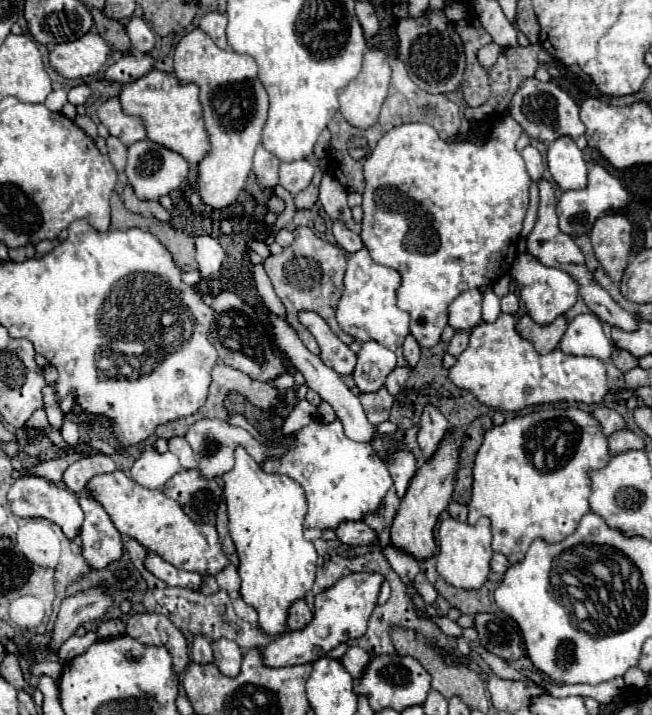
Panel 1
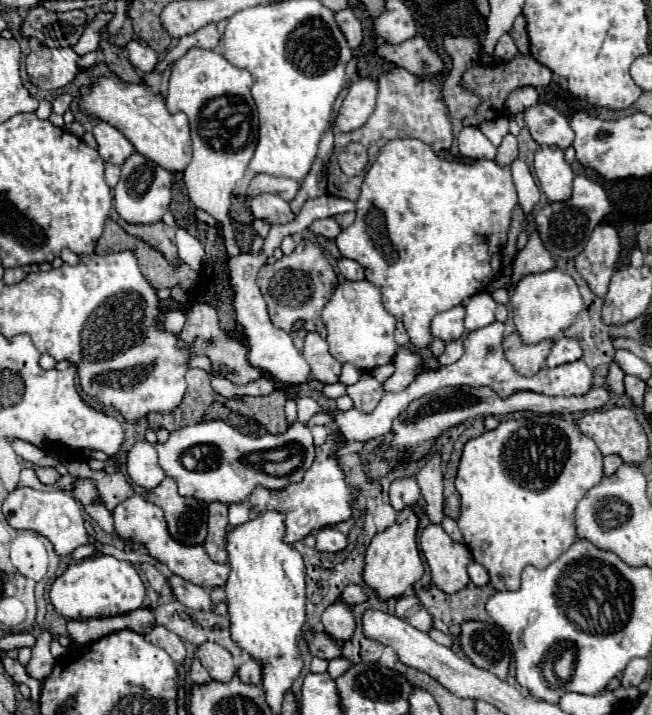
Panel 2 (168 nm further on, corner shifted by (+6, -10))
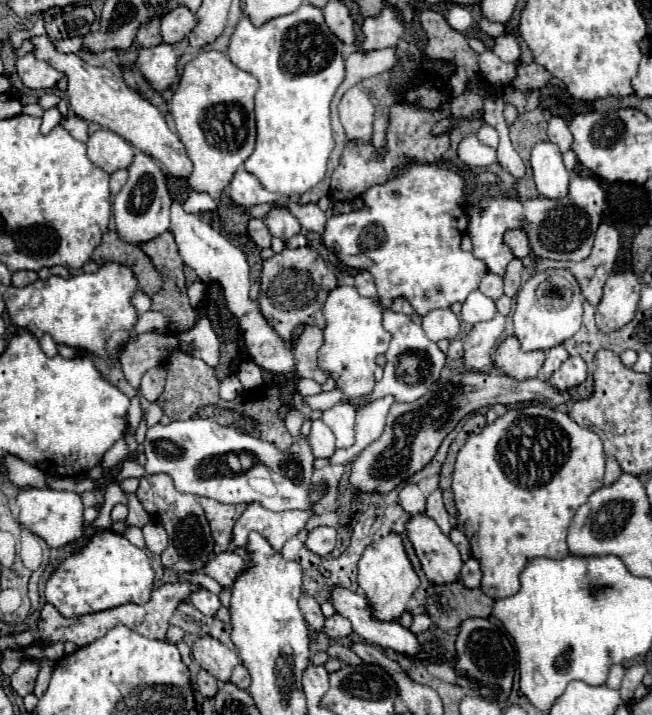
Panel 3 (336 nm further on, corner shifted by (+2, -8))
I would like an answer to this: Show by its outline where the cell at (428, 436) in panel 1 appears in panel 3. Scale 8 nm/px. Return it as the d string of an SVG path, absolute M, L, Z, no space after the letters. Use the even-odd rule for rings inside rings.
M436 488L436 490L428 496L428 500L426 500L426 516L430 516L430 518L442 528L444 534L450 532L452 524L450 524L448 512L446 512L446 508L444 508L444 502L442 502L442 490L440 490L440 488Z

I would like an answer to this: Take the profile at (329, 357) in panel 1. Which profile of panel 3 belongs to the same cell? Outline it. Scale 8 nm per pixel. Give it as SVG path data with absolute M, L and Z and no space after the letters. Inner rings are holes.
M308 326L296 348L294 348L294 354L296 354L296 374L302 376L302 378L310 378L310 380L316 380L318 384L324 384L330 374L324 372L320 366L318 366L318 350L324 342L324 336L322 336L322 330L318 326Z

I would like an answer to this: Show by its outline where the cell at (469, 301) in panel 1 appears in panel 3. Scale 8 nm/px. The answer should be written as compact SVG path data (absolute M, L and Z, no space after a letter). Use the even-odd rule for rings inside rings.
M450 308L432 310L422 318L422 328L432 342L438 342L442 338L454 340L460 332L460 318Z

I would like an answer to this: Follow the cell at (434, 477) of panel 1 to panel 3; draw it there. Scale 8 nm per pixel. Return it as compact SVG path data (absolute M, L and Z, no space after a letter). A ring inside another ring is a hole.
M390 532L374 540L362 554L358 562L358 584L366 592L372 602L372 610L376 610L376 618L398 618L410 600L410 596L420 586L420 578L414 572L414 566L406 554L402 534Z

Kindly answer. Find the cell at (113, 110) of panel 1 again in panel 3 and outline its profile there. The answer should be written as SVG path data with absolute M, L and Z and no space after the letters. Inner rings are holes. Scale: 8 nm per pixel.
M96 130L90 140L88 140L88 156L90 160L100 166L102 170L106 170L108 174L120 170L120 168L128 168L132 158L134 158L134 148L128 140L124 140L122 136L118 136L112 130Z

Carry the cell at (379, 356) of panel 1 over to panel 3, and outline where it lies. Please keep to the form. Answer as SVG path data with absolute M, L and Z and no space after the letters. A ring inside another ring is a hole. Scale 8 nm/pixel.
M300 380L296 388L302 396L314 396L314 394L322 392L322 386L318 382L312 382L312 380Z

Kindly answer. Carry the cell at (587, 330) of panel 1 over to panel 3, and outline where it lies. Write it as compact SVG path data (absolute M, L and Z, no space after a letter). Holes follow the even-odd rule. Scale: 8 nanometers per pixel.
M562 344L546 350L546 362L544 362L544 366L542 366L544 376L548 378L548 376L550 376L562 362L566 362L566 360L568 360L568 352L566 352L566 348L564 348Z

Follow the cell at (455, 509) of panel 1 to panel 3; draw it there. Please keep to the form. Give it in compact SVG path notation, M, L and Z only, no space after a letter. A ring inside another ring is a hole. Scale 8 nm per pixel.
M452 528L450 540L458 546L458 550L460 550L460 554L462 554L462 560L468 560L468 558L470 558L470 544L468 544L468 538L466 538L458 528Z

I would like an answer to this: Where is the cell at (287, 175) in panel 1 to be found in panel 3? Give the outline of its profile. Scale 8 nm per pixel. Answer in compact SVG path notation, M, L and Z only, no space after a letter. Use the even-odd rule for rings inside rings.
M240 168L230 182L230 198L244 208L252 208L258 204L274 204L282 200L280 194L264 190L260 180L244 168Z

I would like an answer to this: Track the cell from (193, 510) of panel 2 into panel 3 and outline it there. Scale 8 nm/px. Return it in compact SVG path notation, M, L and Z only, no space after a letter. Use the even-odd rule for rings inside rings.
M168 474L142 476L136 496L142 502L142 506L148 510L152 520L162 524L162 528L170 536L168 548L162 552L162 564L178 574L200 572L204 568L204 564L214 556L214 552L212 552L214 542L212 542L210 526L208 526L208 520L204 516L204 510L202 510L198 498L192 494L180 494L174 488L172 478Z

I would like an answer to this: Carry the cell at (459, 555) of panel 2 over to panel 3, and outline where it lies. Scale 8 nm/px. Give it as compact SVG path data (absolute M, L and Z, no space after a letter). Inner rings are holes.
M424 514L412 516L406 526L406 532L430 582L452 584L460 578L460 552L432 518Z

